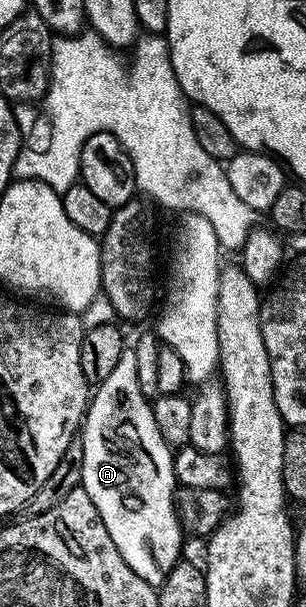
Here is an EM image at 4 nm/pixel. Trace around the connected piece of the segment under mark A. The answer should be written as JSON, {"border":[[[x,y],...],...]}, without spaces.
{"border":[[[126,349],[123,357],[115,364],[115,370],[107,376],[107,381],[96,384],[89,400],[89,409],[85,412],[85,422],[79,432],[79,442],[83,445],[83,477],[80,487],[85,490],[87,497],[95,501],[95,509],[99,509],[99,517],[103,517],[103,525],[107,525],[107,533],[111,533],[111,541],[115,541],[115,549],[123,553],[123,561],[143,577],[154,589],[160,588],[161,582],[171,573],[173,566],[182,558],[181,555],[181,537],[183,538],[183,528],[180,517],[177,515],[177,490],[179,484],[177,474],[173,468],[174,448],[166,443],[164,437],[159,433],[159,425],[155,425],[155,413],[153,404],[139,387],[139,373],[135,373],[135,353],[132,349]]]}

